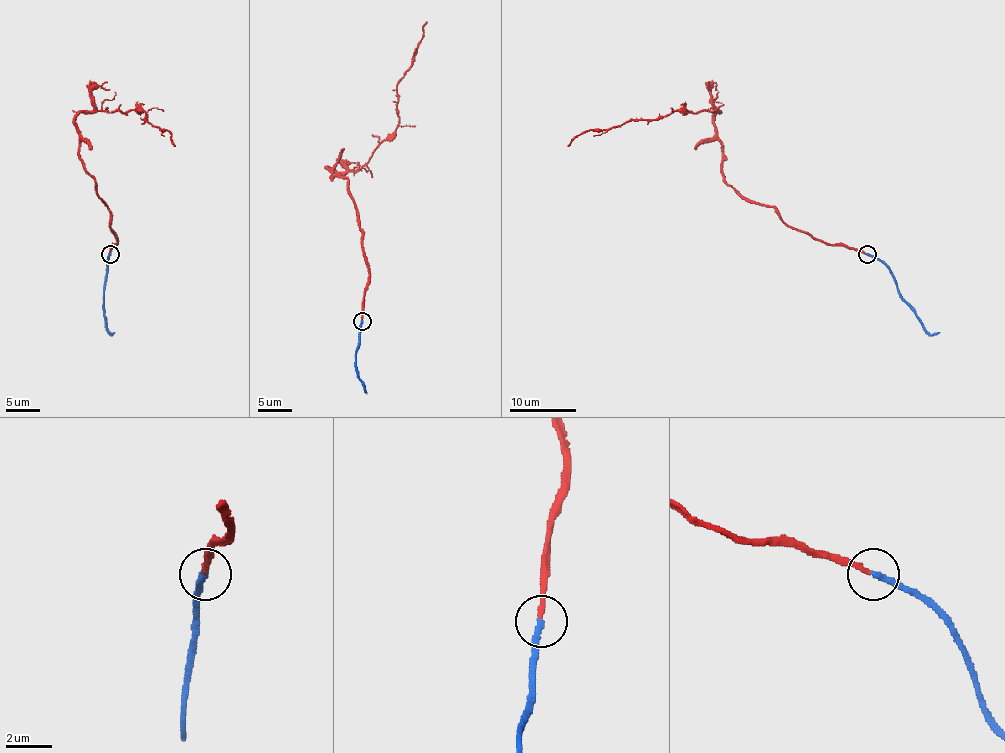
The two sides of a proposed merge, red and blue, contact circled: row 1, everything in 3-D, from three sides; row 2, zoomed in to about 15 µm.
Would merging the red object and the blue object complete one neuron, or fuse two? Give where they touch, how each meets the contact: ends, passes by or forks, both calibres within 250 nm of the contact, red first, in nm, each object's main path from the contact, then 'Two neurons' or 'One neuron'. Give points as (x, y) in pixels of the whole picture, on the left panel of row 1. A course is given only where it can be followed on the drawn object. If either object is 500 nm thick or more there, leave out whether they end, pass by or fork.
Place: (110, 254). At the ring red ends. At the ring blue ends. Thickness 200 nm (red) against 240 nm. Course of red: (110, 254), (117, 239), (110, 210), (85, 170), (75, 118), (82, 111), (142, 109), (175, 146). Course of blue: (110, 254), (103, 297), (105, 327), (112, 334), (115, 332). One neuron

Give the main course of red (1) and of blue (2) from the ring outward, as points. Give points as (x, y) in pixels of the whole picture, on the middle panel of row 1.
1: (362, 320), (369, 267), (362, 230), (349, 181), (327, 168), (357, 171), (394, 131), (397, 82), (427, 22)
2: (362, 320), (360, 344), (355, 354), (357, 377), (367, 394)

